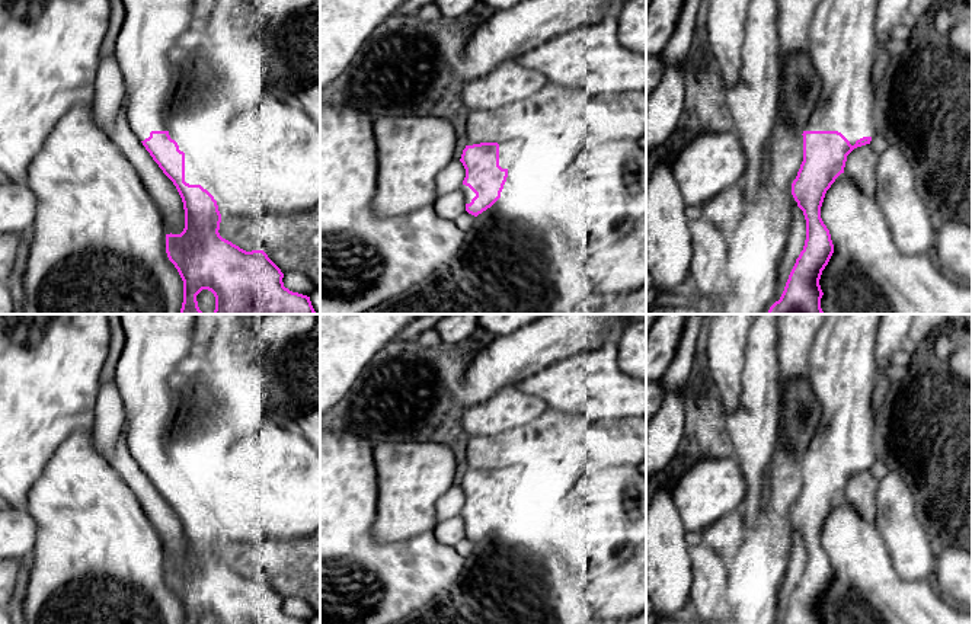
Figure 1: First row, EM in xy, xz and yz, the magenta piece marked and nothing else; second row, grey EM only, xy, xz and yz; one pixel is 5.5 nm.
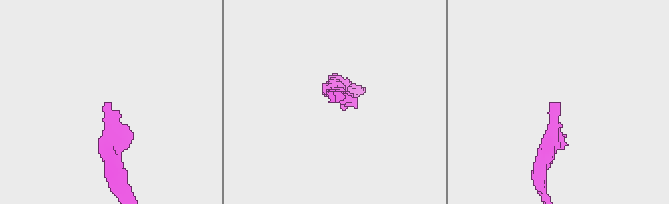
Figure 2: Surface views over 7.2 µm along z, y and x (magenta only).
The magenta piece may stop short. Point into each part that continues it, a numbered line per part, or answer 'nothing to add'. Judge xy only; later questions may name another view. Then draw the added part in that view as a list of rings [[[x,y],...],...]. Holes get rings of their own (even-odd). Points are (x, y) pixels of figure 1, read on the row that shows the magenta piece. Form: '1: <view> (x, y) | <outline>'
1: xy (150, 29) | [[[122,0],[125,20],[116,38],[116,61],[125,79],[125,115],[131,131],[140,141],[151,131],[167,131],[162,116],[170,67],[167,52],[189,28],[195,0]]]

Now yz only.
1: yz (843, 38) | [[[821,0],[818,3],[809,26],[809,54],[821,87],[805,131],[838,131],[851,145],[863,137],[873,137],[879,119],[879,105],[870,90],[875,48],[877,44],[877,3],[879,0]]]

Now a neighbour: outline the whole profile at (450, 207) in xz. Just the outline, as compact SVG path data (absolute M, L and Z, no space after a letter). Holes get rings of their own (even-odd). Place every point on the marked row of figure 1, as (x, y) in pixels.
M457 189L448 195L438 196L434 209L441 218L455 221L467 212L463 192Z

